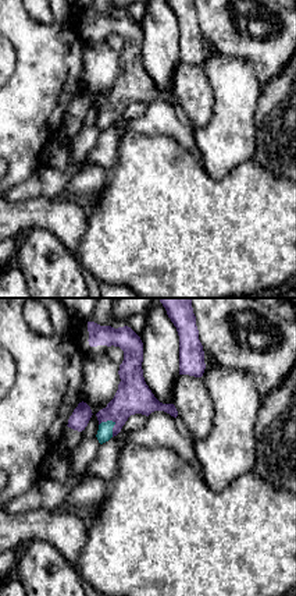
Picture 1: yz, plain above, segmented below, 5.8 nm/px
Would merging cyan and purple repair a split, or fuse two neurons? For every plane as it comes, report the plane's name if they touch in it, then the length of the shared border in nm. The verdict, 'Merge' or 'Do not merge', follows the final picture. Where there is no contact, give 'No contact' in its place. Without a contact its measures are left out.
Touches cyan in yz. Shared border 120 nm

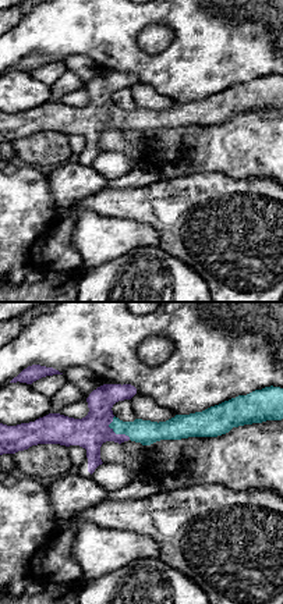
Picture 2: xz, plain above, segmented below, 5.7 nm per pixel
Touches cyan in xz. Shared border 170 nm

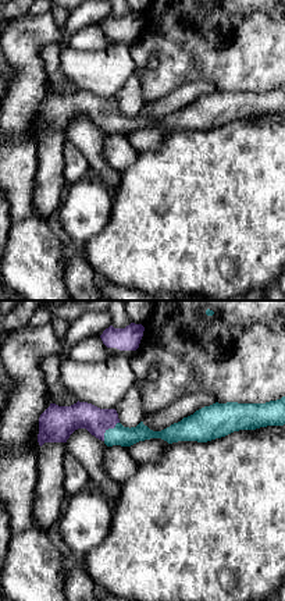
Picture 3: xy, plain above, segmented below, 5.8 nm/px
Touches cyan in xy. Shared border 140 nm

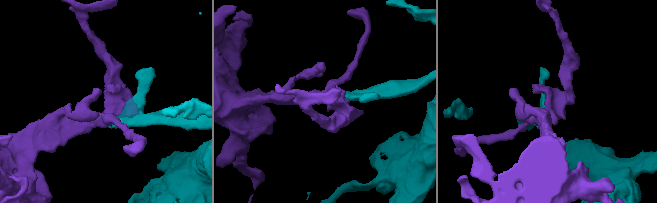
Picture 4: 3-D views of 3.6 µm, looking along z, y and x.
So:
Merge

